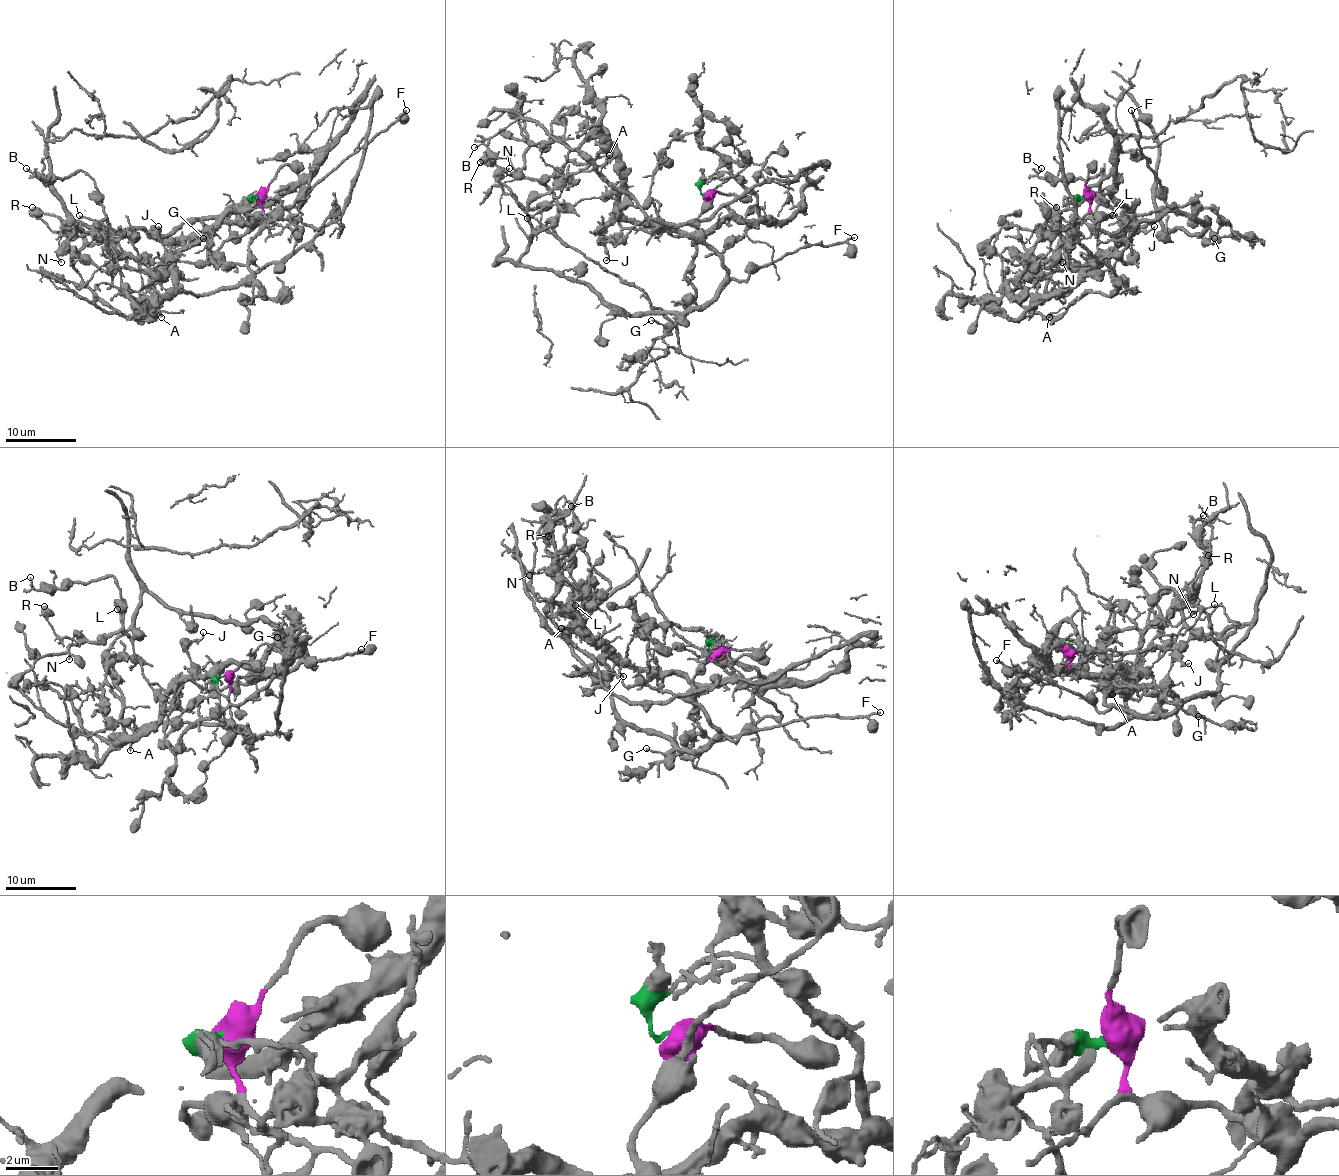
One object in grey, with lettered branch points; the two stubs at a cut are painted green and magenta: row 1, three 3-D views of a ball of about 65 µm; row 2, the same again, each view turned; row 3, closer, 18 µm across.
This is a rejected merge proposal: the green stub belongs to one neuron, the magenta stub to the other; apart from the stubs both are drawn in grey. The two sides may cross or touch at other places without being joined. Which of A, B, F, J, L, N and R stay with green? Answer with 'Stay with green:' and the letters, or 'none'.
Stay with green: A

